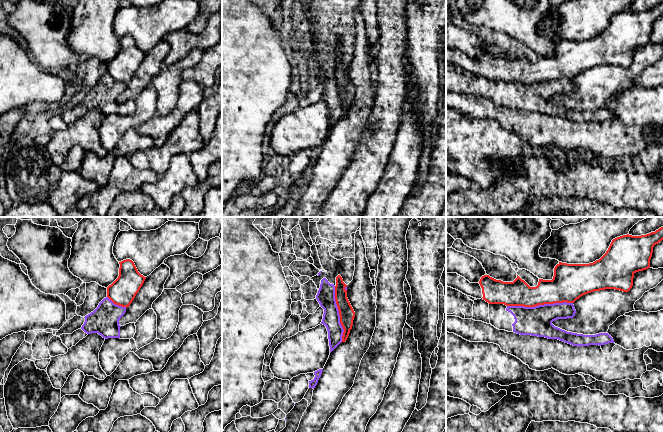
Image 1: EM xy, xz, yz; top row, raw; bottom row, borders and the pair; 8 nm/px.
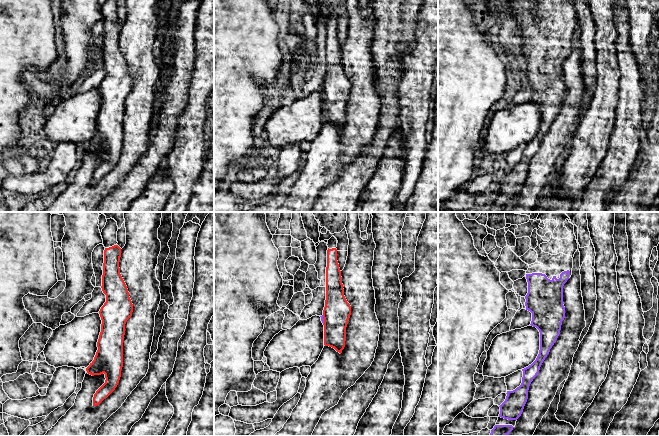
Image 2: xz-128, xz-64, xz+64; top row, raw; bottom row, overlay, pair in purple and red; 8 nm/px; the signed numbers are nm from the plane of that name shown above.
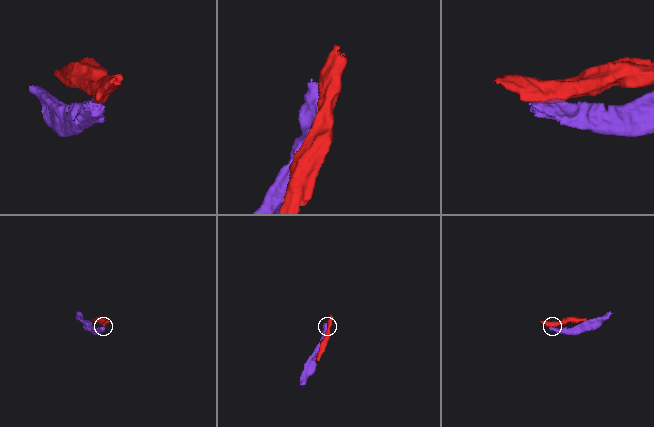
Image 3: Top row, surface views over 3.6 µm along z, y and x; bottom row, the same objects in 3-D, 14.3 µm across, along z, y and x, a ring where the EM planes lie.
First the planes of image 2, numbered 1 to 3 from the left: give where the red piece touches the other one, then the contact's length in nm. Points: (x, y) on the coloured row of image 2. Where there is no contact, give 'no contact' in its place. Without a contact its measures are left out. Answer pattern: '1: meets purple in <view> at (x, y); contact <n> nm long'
1: no contact
2: meets purple in xz-64 at (323, 320); contact 80 nm long
3: no contact

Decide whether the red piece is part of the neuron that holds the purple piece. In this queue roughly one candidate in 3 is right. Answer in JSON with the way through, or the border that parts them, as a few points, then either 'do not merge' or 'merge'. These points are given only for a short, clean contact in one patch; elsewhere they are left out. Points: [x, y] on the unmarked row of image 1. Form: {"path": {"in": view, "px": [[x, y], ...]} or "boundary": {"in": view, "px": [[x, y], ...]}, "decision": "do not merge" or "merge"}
{"boundary": {"in": "yz", "px": [[572, 78], [544, 79], [534, 82], [507, 82]]}, "decision": "do not merge"}

